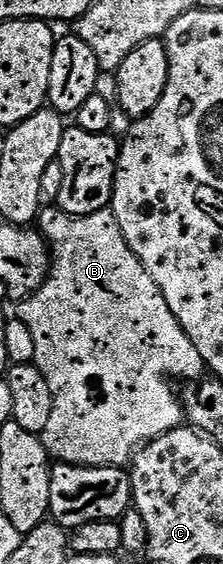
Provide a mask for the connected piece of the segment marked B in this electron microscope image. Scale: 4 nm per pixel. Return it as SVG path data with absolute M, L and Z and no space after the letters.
M46 206L39 212L36 224L42 235L46 237L47 244L50 245L50 273L46 275L45 282L31 296L27 296L17 305L16 316L17 319L24 322L24 326L28 326L28 330L32 330L32 338L36 338L34 363L37 364L40 374L44 374L44 378L48 382L48 390L52 390L52 418L40 434L42 445L46 447L46 451L55 461L64 464L83 464L97 468L129 465L134 453L147 440L155 440L157 436L171 432L174 428L183 427L184 408L179 397L177 400L173 390L166 385L166 376L187 376L188 379L194 380L193 382L201 381L204 376L204 365L200 358L200 350L196 350L196 346L192 346L192 338L188 338L188 334L184 334L180 322L172 314L172 310L168 310L168 302L164 302L164 294L160 294L160 286L156 286L156 282L152 282L152 274L148 274L148 270L144 270L140 258L136 258L136 254L132 254L132 250L120 230L120 222L116 222L113 211L73 216L63 212L57 206Z

